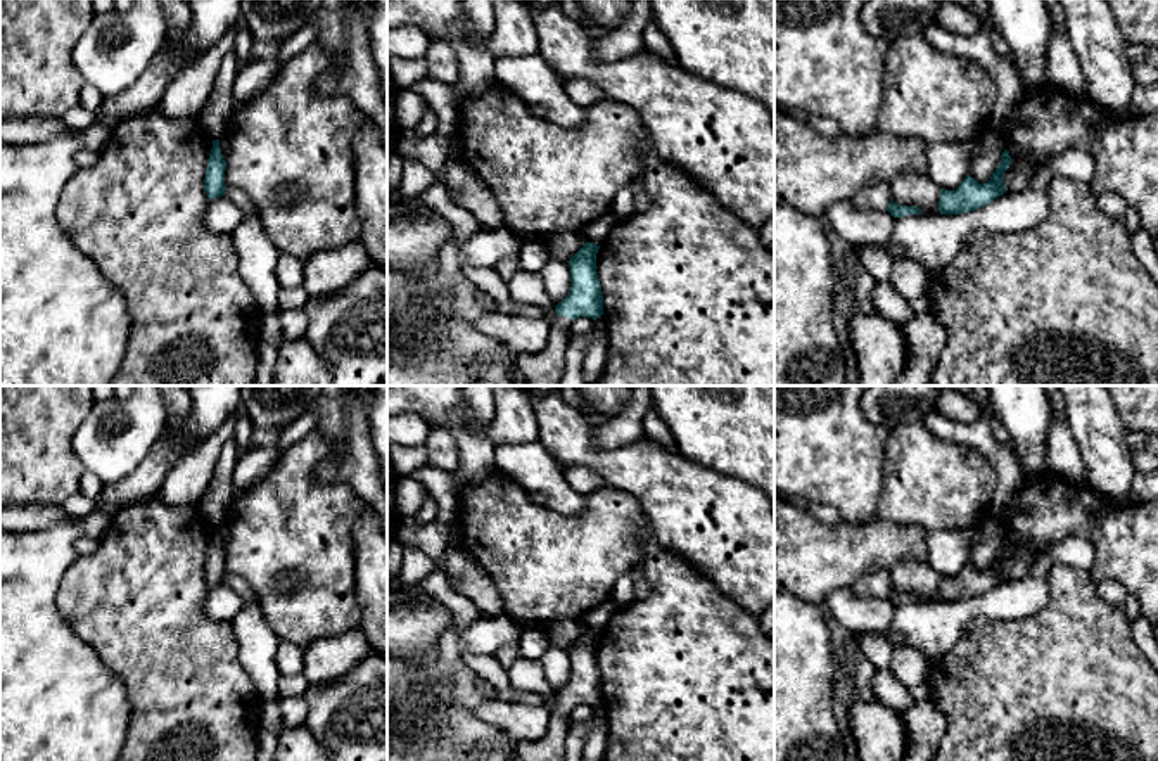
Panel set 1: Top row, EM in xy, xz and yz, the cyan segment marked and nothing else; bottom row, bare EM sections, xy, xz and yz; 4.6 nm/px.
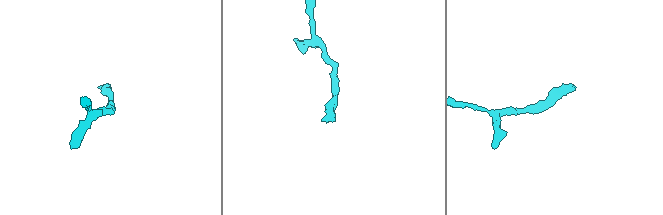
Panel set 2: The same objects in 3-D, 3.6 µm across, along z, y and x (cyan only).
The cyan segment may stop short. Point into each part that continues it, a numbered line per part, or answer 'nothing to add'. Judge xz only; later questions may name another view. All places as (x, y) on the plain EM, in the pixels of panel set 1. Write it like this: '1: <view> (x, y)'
1: xz (552, 748)

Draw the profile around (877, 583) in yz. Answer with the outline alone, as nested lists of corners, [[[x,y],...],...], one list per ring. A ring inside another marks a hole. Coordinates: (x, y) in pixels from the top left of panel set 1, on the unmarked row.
[[[881,569],[862,574],[852,586],[859,598],[887,598],[892,588],[890,574]]]

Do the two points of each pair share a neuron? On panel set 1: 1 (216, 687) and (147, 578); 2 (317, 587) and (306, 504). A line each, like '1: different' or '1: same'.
1: same
2: same

